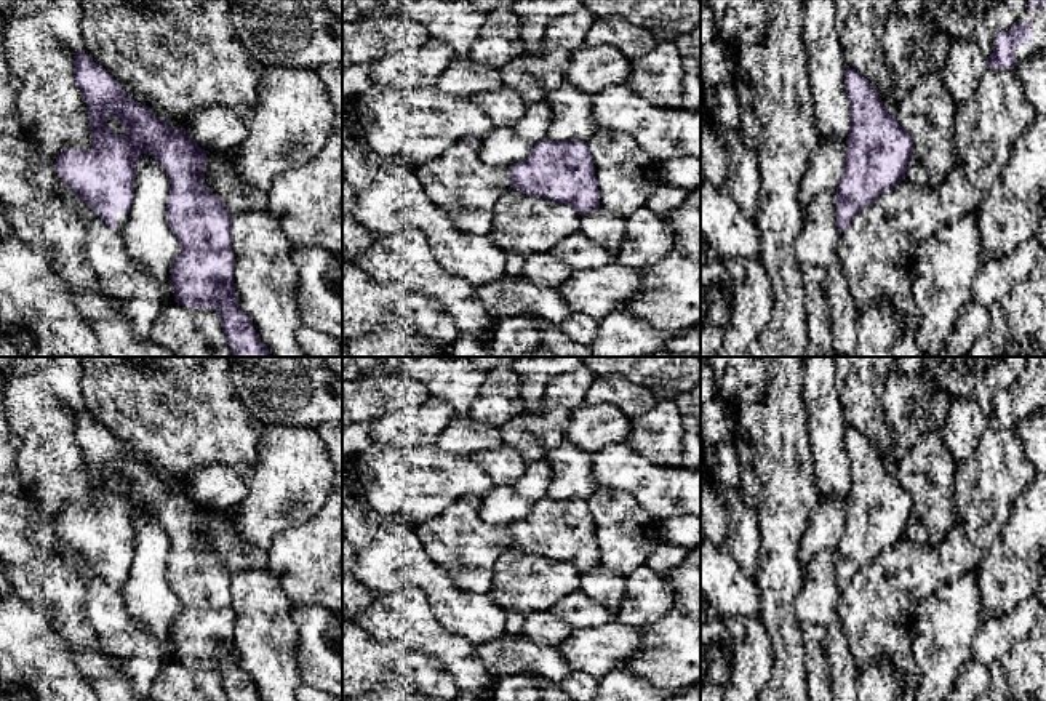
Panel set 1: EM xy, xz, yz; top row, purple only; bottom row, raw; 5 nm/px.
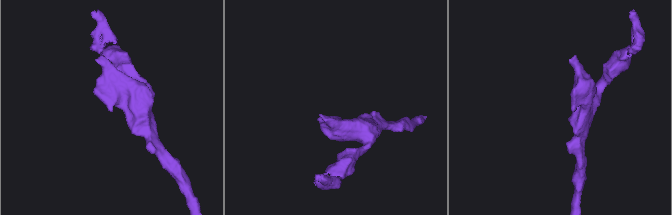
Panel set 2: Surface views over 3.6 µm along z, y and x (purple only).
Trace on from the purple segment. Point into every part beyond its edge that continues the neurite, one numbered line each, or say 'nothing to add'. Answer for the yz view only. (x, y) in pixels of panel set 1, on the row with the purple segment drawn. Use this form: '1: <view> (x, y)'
1: yz (1037, 18)

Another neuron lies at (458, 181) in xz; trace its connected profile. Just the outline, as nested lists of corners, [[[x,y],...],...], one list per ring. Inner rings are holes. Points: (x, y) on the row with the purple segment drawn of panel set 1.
[[[464,139],[416,165],[416,174],[427,197],[472,237],[488,235],[493,208],[512,186],[509,168],[488,166]]]

